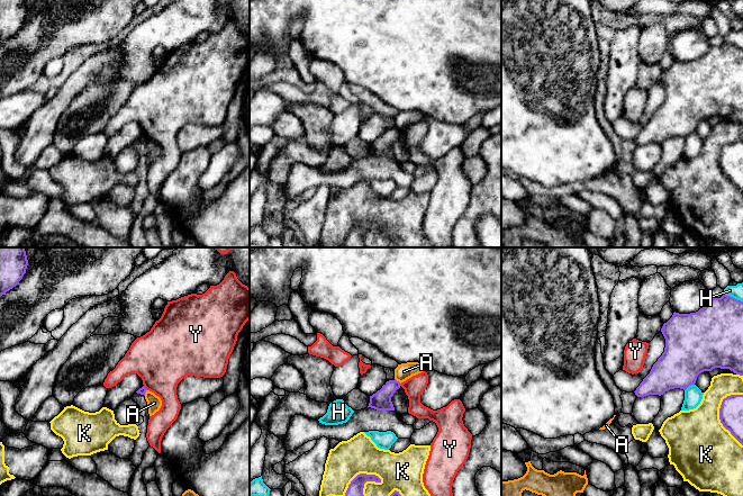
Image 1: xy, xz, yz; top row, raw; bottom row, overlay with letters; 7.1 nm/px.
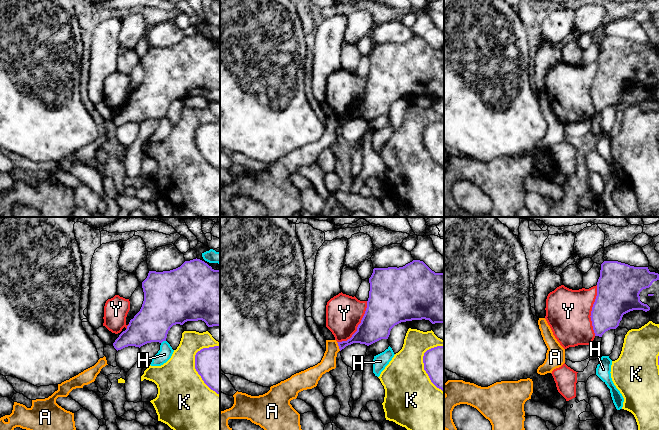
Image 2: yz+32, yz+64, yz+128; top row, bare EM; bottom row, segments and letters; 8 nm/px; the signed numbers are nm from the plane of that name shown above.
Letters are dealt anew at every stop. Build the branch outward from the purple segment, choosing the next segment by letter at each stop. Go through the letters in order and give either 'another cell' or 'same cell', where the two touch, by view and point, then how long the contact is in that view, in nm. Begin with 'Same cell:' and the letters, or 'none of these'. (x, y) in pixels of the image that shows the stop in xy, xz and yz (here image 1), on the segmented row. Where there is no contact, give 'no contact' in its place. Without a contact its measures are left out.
Same cell: none of these
A: another cell; contact xz (398, 381); length 60 nm
H: another cell; contact yz (732, 297); length 150 nm
K: another cell; contact yz (719, 418); length 380 nm
Y: another cell; contact xy (144, 387); length 50 nm

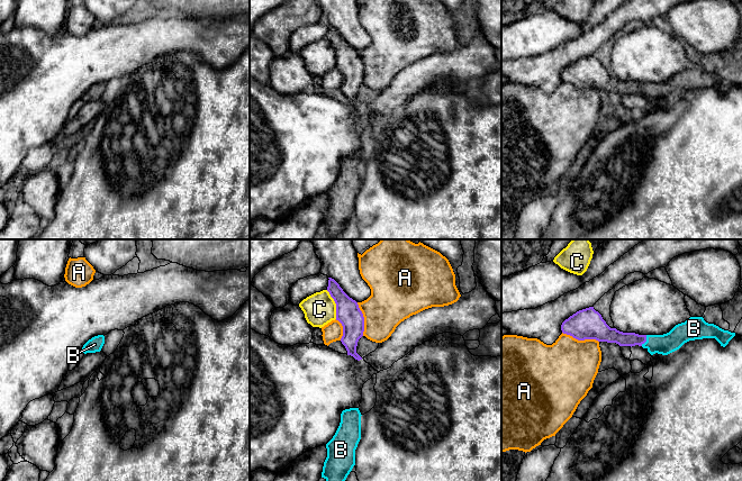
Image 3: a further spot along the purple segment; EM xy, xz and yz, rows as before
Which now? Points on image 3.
Same cell: B
A: another cell; contact yz (580, 339); length 280 nm
B: same cell; contact yz (645, 341); length 90 nm
C: another cell; contact xz (336, 305); length 220 nm

